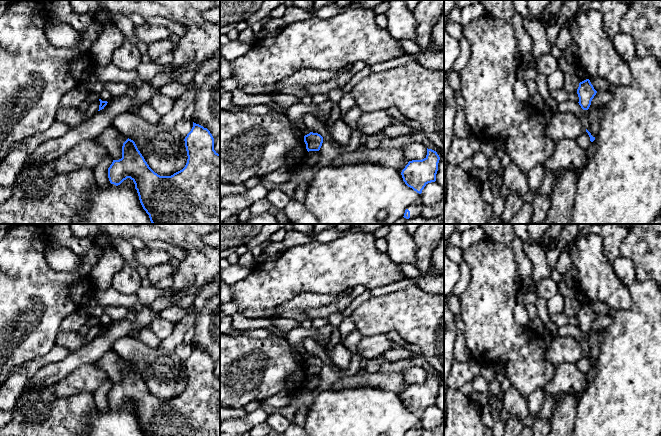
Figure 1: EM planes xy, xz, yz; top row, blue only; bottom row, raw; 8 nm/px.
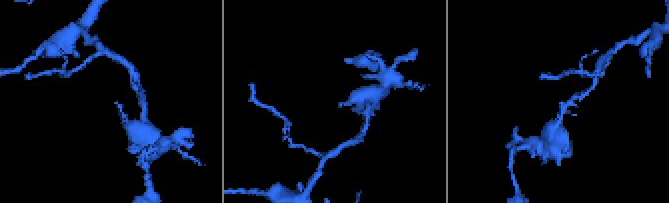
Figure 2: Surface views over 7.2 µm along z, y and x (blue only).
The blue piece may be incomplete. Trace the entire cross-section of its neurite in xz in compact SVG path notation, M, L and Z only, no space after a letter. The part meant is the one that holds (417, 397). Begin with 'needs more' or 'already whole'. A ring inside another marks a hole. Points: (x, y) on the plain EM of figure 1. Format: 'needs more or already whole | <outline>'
already whole | M427 372L427 379L422 384L409 385L401 399L405 408L421 418L424 411L436 405L440 381L436 375Z

